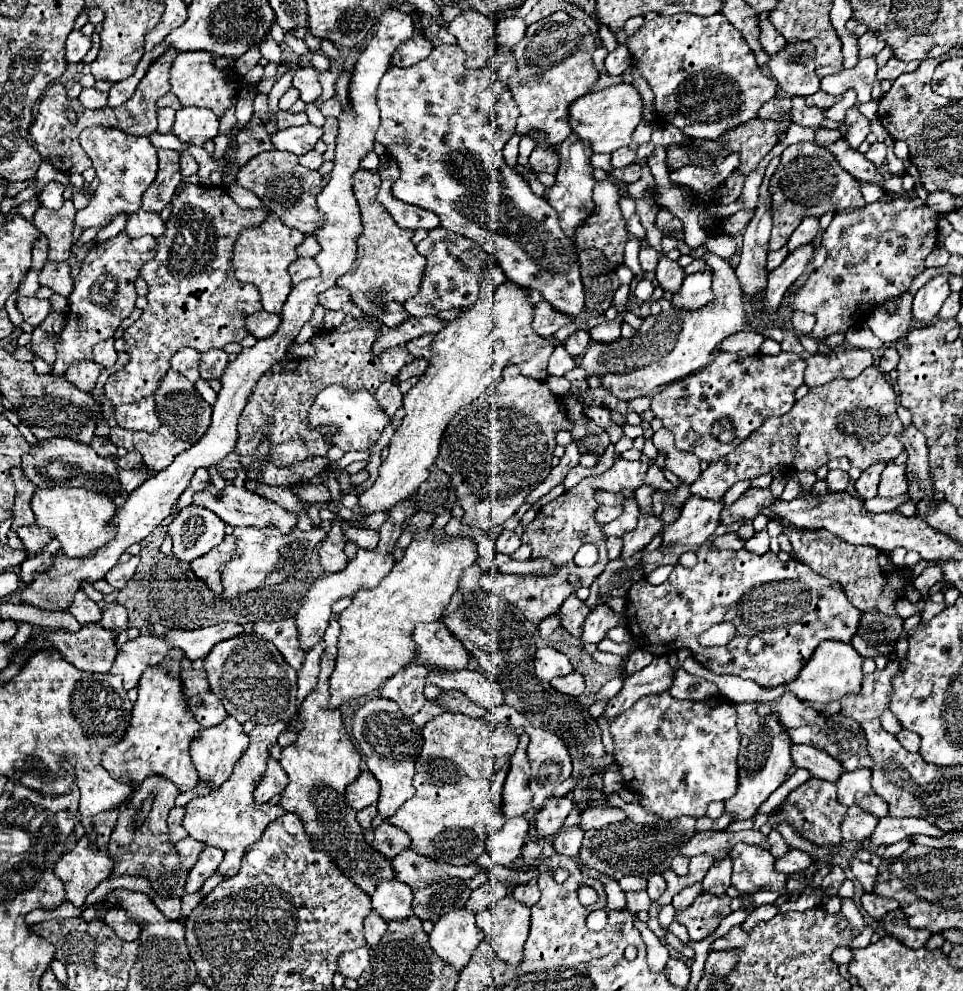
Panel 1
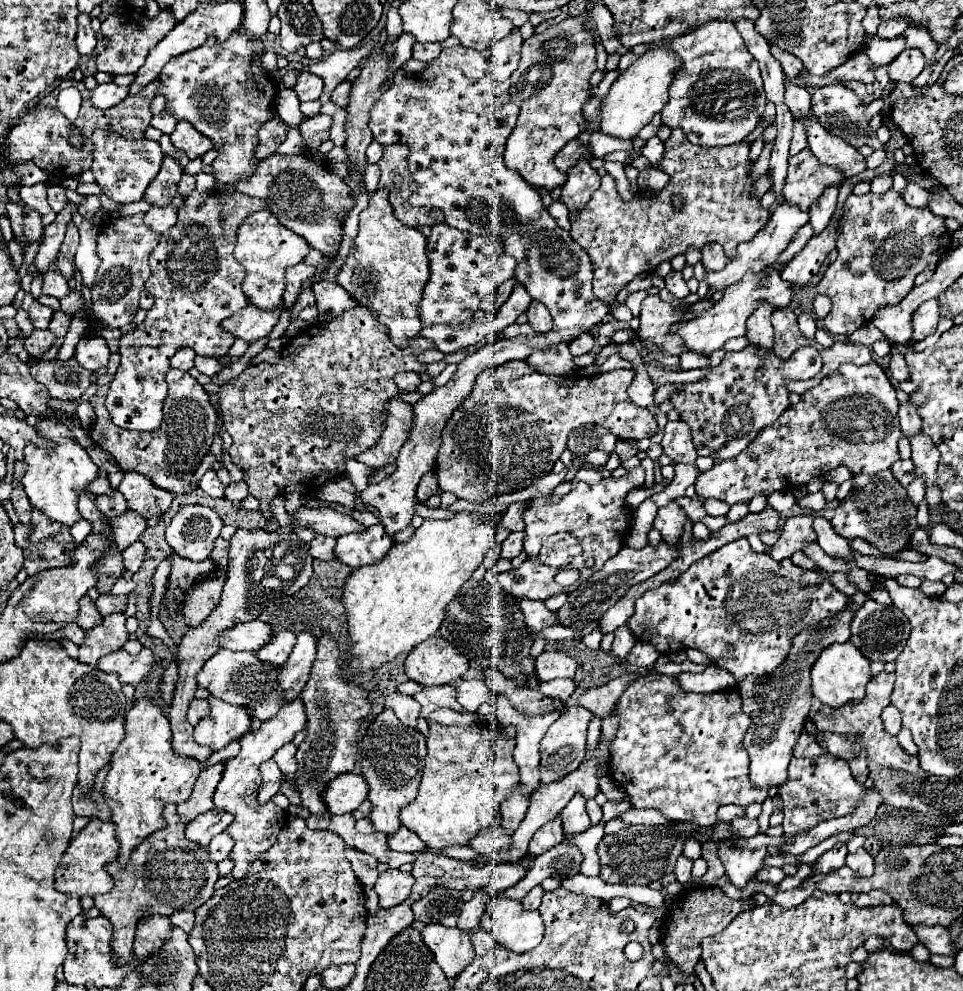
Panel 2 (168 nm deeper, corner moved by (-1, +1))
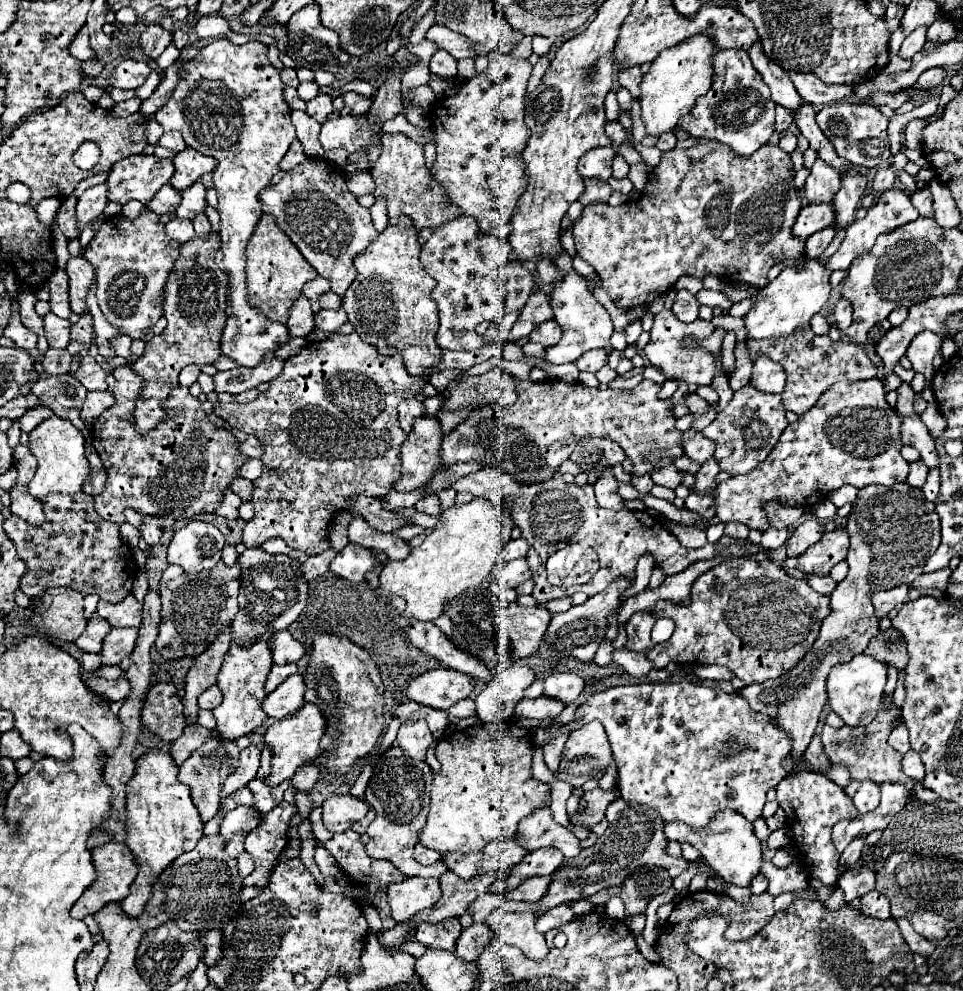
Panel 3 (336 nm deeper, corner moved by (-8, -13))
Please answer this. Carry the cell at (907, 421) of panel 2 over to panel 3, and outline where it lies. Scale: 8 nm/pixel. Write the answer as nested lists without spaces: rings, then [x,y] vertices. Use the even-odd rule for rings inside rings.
[[[903,383],[903,385],[897,389],[897,393],[899,393],[899,399],[897,399],[897,411],[899,411],[901,415],[915,415],[915,411],[913,411],[915,393],[913,393],[911,385],[909,385],[909,383]]]

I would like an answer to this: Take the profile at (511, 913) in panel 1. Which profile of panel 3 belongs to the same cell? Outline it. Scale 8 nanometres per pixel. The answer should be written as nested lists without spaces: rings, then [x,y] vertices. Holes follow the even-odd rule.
[[[495,909],[487,917],[487,925],[493,929],[497,937],[505,943],[521,949],[529,959],[545,959],[549,947],[545,943],[545,935],[535,929],[537,917],[533,913],[505,913]]]

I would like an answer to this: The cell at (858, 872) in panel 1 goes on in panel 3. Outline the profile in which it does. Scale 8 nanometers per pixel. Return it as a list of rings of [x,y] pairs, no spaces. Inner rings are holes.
[[[849,869],[845,875],[839,877],[837,887],[845,893],[845,901],[851,903],[853,899],[869,893],[875,889],[875,873],[869,869]]]

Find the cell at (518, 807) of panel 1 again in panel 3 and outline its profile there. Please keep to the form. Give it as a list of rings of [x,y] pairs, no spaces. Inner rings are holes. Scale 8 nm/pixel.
[[[517,837],[513,839],[507,839],[507,841],[493,841],[489,843],[485,849],[483,849],[483,865],[481,865],[481,871],[477,871],[479,875],[481,873],[491,873],[491,871],[507,871],[509,867],[517,865],[523,855],[525,855],[525,849],[517,843]]]

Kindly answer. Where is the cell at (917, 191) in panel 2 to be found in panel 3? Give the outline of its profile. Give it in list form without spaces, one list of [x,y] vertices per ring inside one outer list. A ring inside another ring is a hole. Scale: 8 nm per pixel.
[[[889,189],[889,191],[881,193],[879,199],[877,199],[877,203],[867,211],[865,219],[855,221],[855,223],[851,223],[851,225],[847,227],[845,241],[841,243],[839,251],[827,259],[827,267],[829,267],[831,271],[835,271],[835,269],[847,271],[849,265],[851,265],[851,261],[853,261],[855,257],[865,255],[865,253],[869,253],[869,251],[873,249],[873,243],[875,243],[875,239],[877,239],[881,233],[889,233],[889,231],[893,231],[895,227],[903,227],[905,223],[911,223],[911,221],[915,221],[917,217],[919,217],[919,211],[911,205],[911,199],[909,199],[907,193],[903,193],[901,189]]]

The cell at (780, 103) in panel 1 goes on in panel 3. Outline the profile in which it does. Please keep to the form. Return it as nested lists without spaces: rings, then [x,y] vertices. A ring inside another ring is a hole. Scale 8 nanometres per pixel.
[[[777,107],[777,125],[775,125],[775,129],[779,133],[783,133],[791,123],[793,123],[793,115],[789,115],[789,111],[785,111],[785,107]]]

